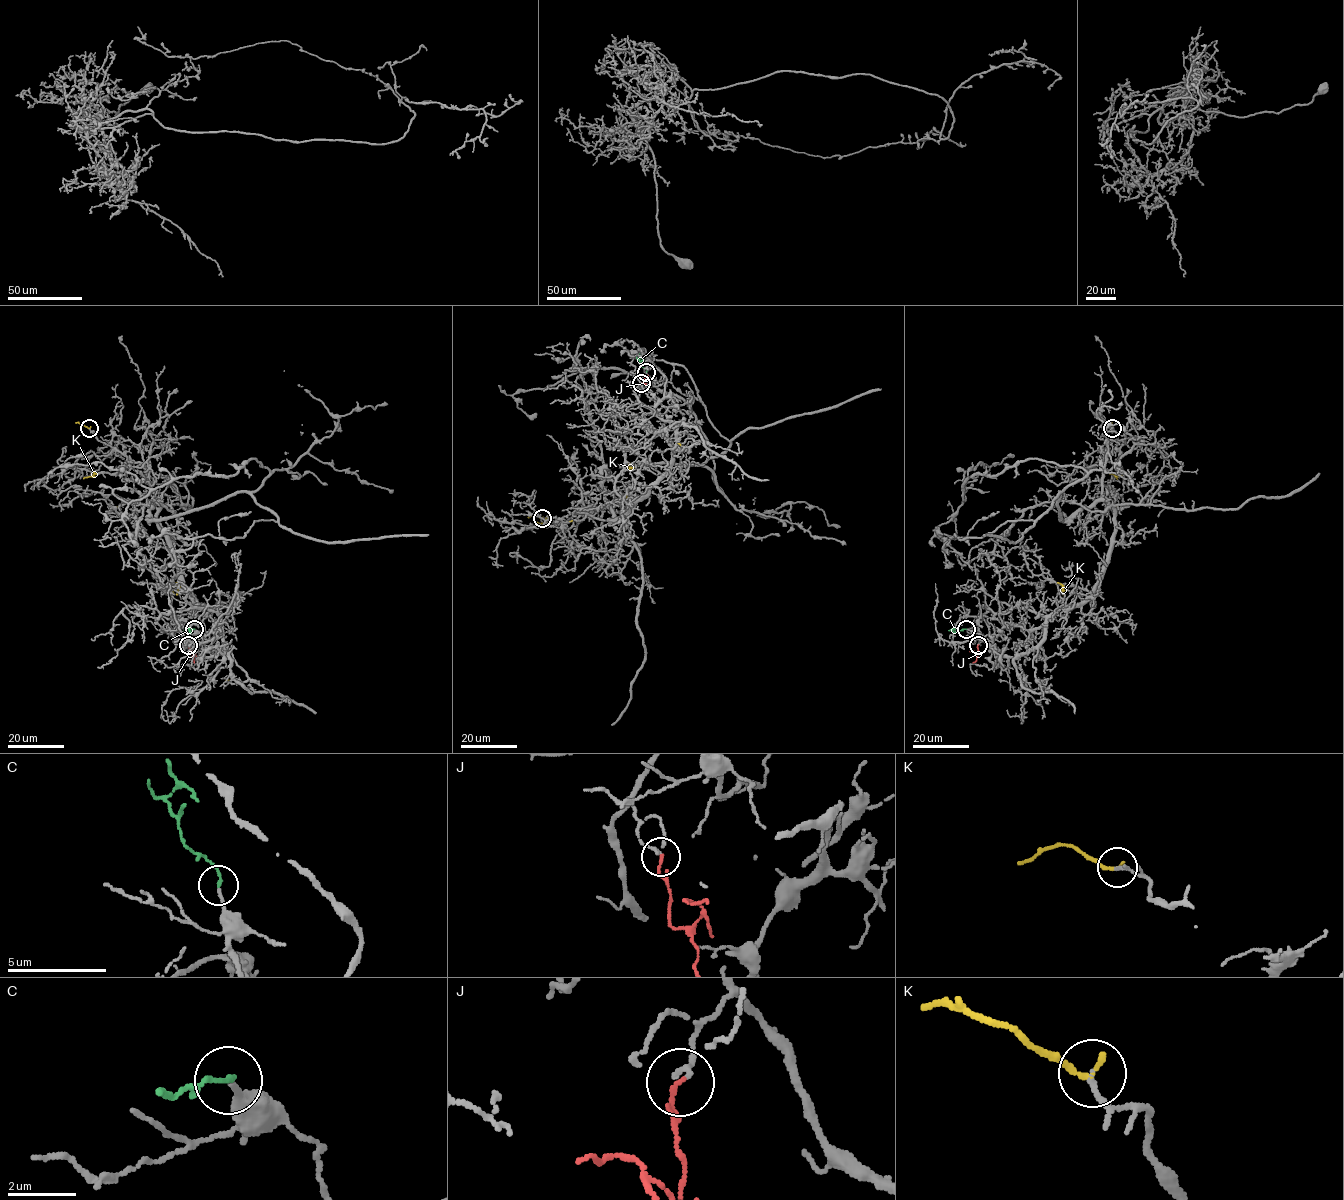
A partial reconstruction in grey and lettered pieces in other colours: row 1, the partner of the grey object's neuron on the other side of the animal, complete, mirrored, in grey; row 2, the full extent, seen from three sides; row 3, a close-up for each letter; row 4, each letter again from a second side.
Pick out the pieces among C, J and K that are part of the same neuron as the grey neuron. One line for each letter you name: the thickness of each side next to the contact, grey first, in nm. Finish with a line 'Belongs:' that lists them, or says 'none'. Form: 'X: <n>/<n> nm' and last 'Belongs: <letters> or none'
C: 150/160 nm
J: 150/130 nm
Belongs: C, J

